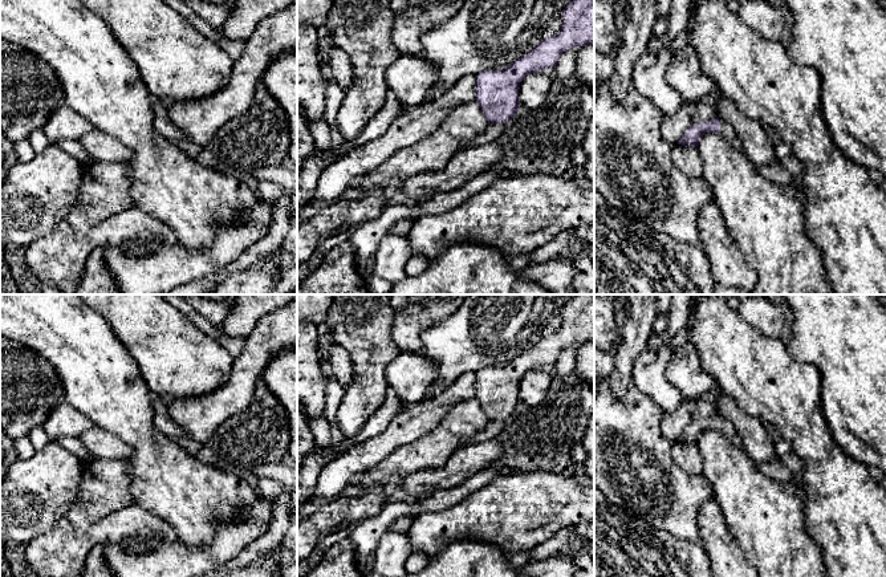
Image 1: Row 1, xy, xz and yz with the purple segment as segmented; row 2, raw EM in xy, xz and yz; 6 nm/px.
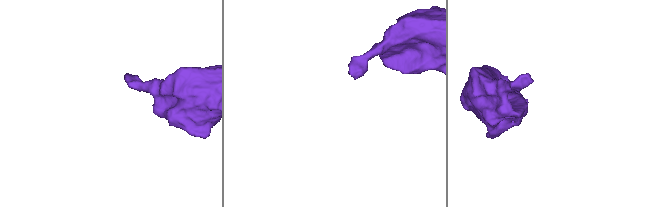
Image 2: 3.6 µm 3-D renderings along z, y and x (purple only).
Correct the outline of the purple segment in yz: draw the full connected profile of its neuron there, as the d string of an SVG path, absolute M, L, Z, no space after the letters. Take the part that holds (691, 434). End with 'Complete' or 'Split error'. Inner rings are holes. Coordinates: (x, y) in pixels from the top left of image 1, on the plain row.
M715 414L710 418L694 420L680 435L678 442L684 444L695 443L698 446L700 435L706 430L715 430L722 432L727 439L732 439L736 435L735 426L726 418Z. Split error

